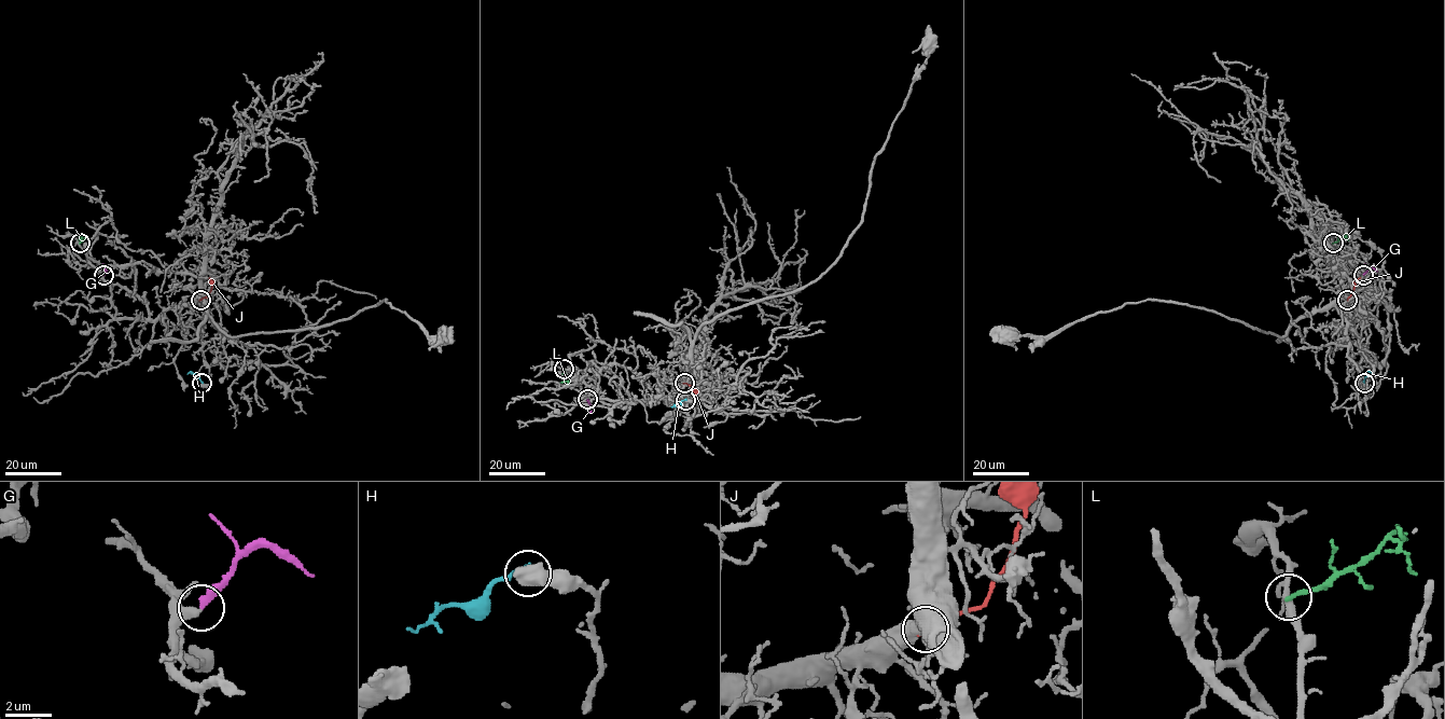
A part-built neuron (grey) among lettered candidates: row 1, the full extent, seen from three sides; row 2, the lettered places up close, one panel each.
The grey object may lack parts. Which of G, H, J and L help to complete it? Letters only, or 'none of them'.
G

